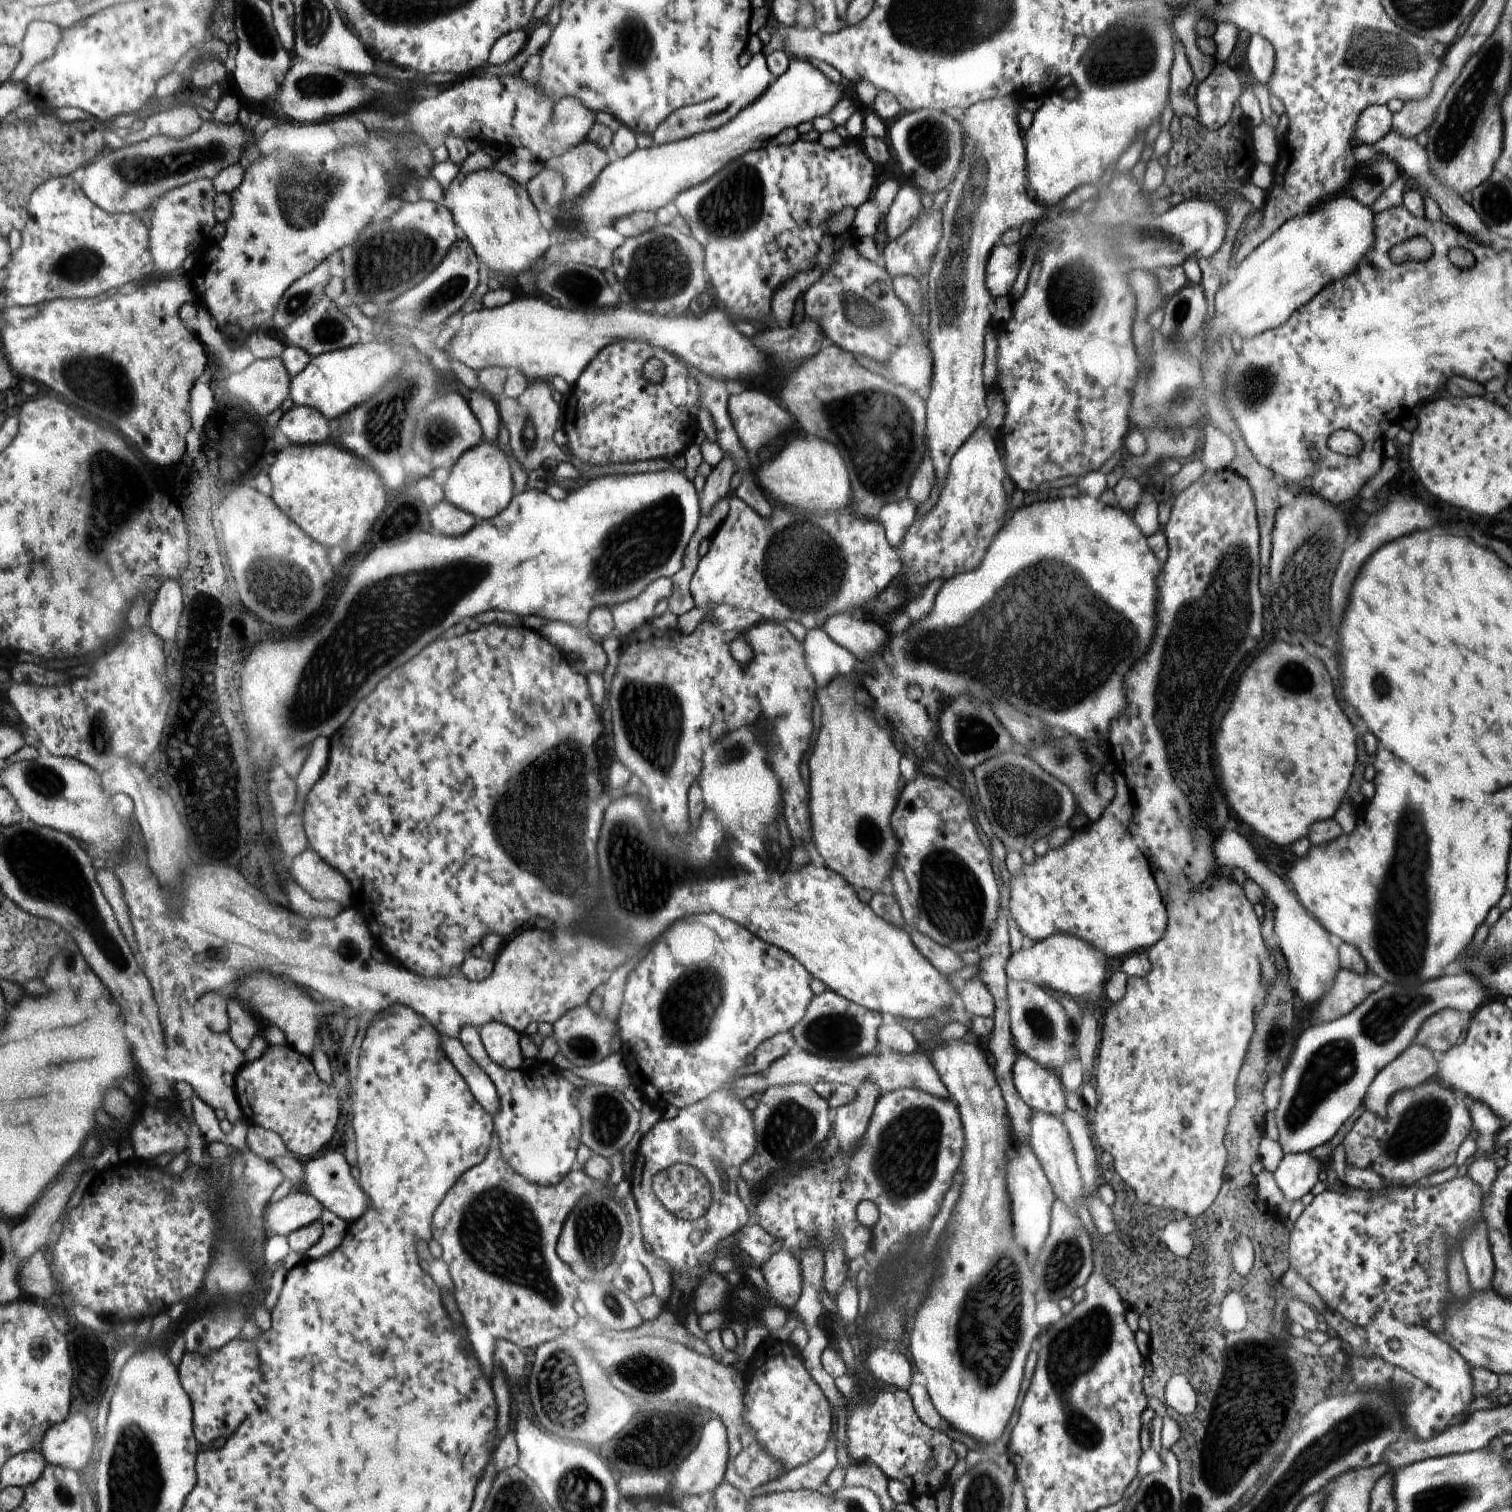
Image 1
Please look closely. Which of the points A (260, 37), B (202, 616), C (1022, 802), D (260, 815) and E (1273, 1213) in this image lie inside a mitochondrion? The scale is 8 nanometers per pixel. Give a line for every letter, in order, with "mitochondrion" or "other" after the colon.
A: mitochondrion
B: mitochondrion
C: mitochondrion
D: other
E: other

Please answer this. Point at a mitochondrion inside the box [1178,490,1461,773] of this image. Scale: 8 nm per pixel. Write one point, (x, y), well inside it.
(1299, 594)

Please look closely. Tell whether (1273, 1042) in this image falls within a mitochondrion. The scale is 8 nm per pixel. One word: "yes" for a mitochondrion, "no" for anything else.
yes

